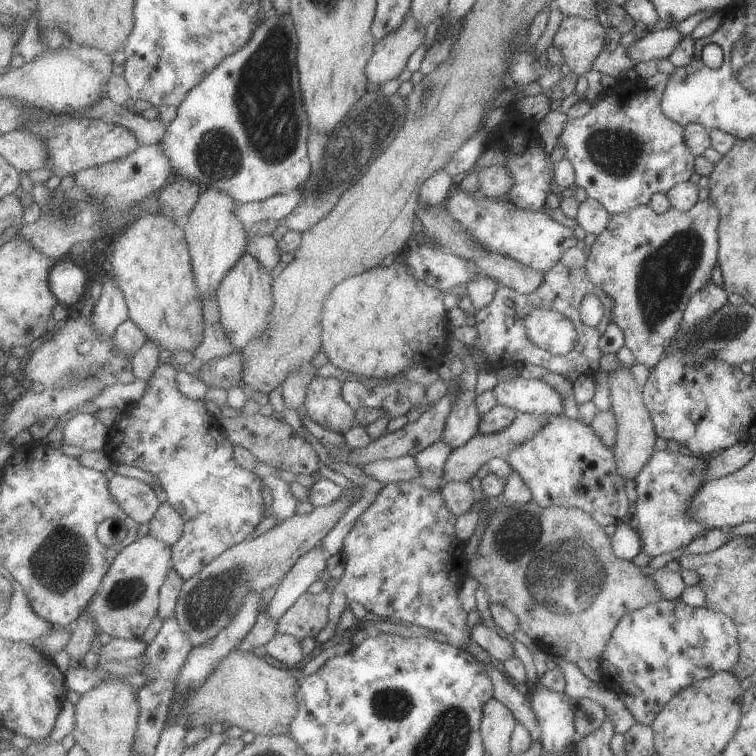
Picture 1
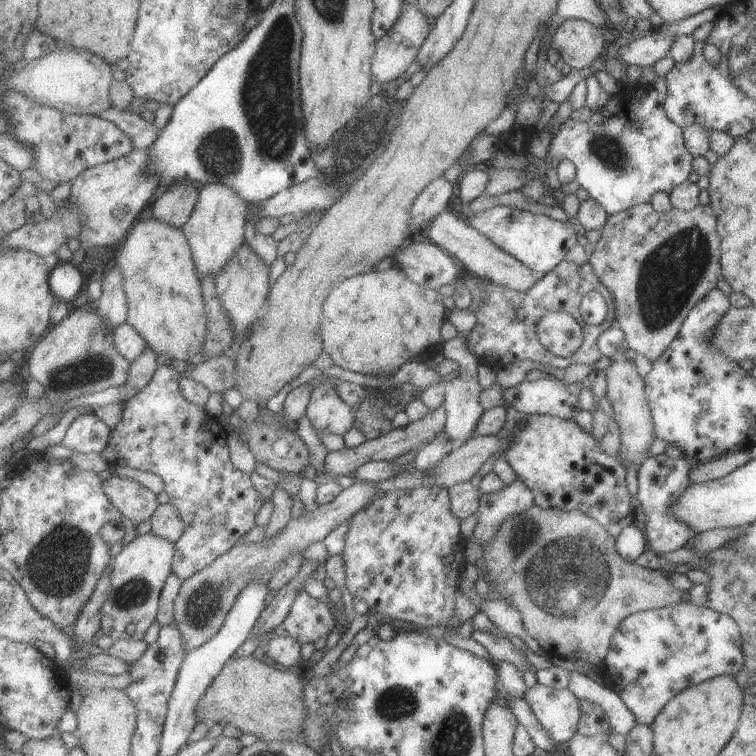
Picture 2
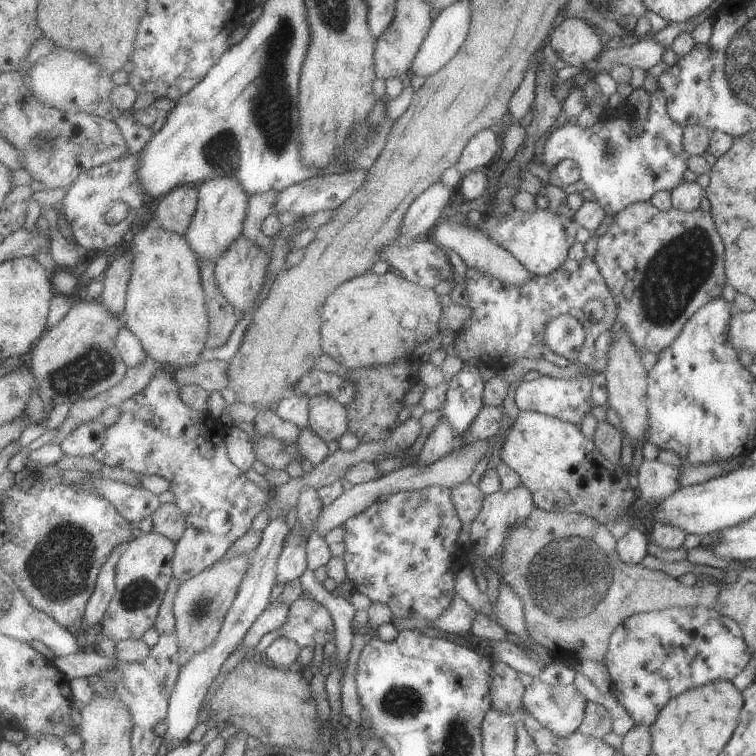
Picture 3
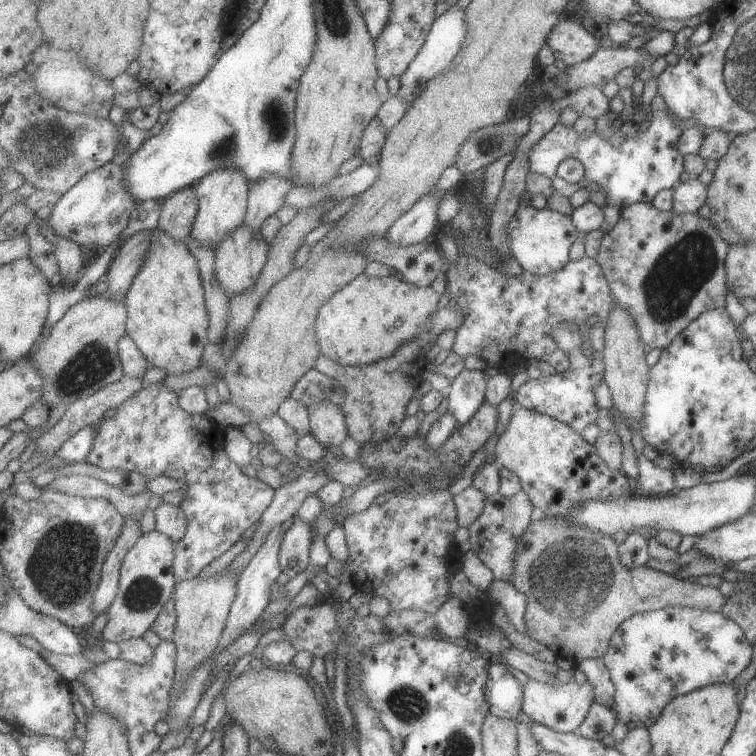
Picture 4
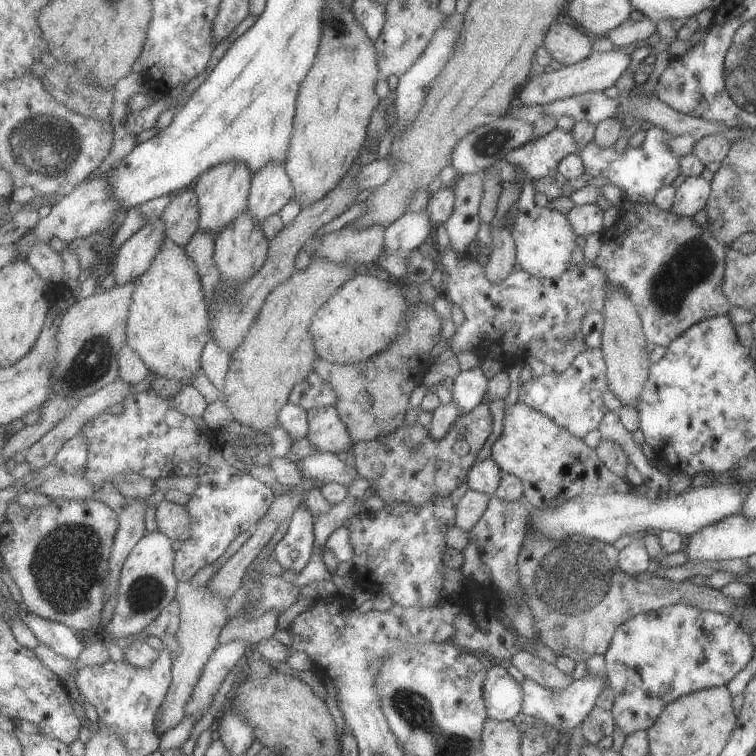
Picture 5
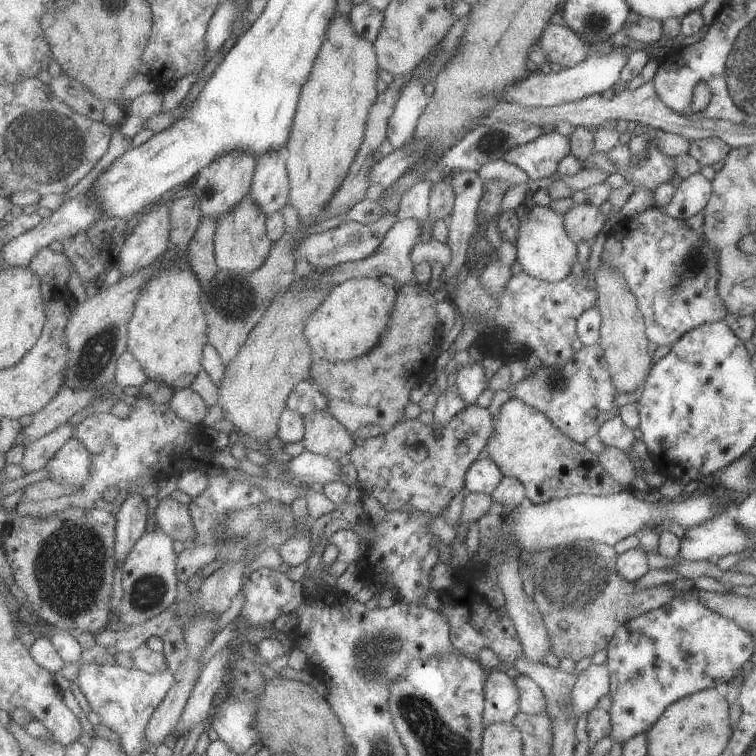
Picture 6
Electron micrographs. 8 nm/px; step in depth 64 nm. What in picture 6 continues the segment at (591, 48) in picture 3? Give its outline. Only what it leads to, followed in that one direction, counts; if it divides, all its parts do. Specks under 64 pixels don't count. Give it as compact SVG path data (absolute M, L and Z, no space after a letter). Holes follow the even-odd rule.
M559 19L548 24L539 46L544 53L544 59L551 64L557 63L562 68L577 66L587 56L583 38Z

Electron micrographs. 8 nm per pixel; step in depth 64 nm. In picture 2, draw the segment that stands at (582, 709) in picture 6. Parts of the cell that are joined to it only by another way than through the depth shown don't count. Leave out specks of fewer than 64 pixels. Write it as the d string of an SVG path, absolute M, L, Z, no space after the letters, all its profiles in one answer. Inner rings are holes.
M536 683L533 687L527 688L523 697L528 700L537 718L554 741L559 744L567 743L579 734L582 699L570 688L557 690Z

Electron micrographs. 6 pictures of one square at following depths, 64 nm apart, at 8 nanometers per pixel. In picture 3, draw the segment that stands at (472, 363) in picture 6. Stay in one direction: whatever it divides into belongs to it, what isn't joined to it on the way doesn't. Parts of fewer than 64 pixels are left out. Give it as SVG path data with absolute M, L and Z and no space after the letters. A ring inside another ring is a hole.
M467 366L449 380L449 388L446 394L446 403L444 406L443 417L447 417L454 426L458 437L463 436L472 426L474 420L479 416L481 409L486 405L484 403L484 394L486 391L486 382L483 382L483 376L477 367Z

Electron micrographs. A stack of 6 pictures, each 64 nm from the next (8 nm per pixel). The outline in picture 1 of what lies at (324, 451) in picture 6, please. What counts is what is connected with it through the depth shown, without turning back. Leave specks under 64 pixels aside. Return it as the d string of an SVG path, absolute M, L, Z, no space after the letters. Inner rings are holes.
M317 375L308 390L304 407L309 418L325 430L344 434L360 424L357 412L345 399L343 382L333 377Z

